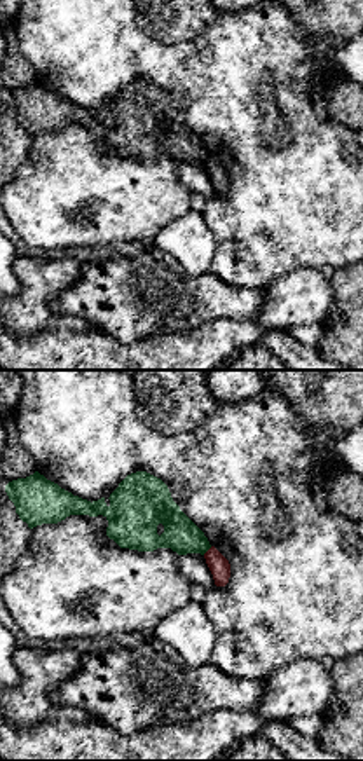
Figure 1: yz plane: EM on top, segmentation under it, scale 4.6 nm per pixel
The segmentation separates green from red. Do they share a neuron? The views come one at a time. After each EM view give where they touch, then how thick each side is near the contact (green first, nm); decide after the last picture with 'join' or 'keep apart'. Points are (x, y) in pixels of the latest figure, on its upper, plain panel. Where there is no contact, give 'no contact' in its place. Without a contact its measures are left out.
(206, 159) | 160/90 nm

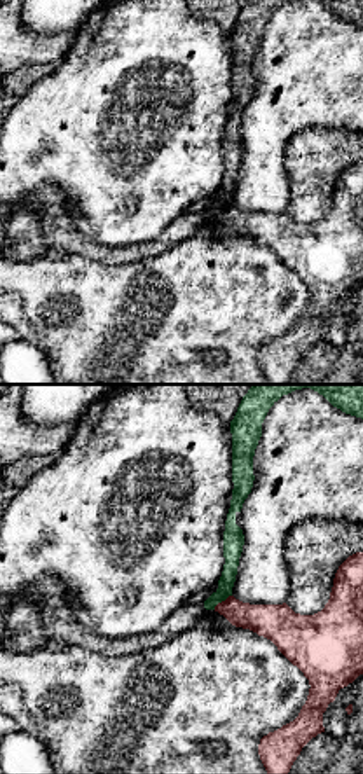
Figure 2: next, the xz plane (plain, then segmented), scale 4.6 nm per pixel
(222, 208) | 90/160 nm

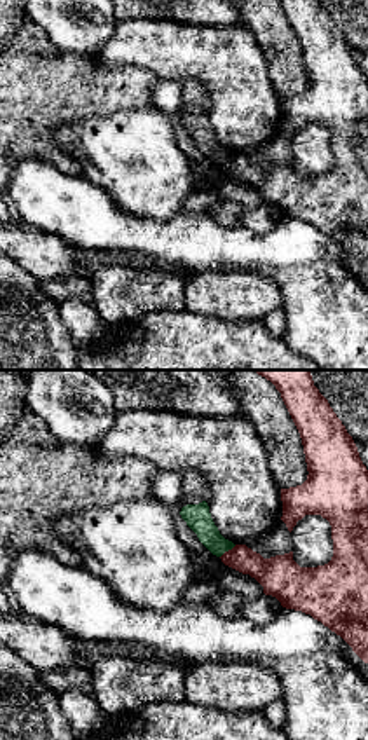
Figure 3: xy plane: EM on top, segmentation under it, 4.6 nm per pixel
(227, 159) | 120/160 nm

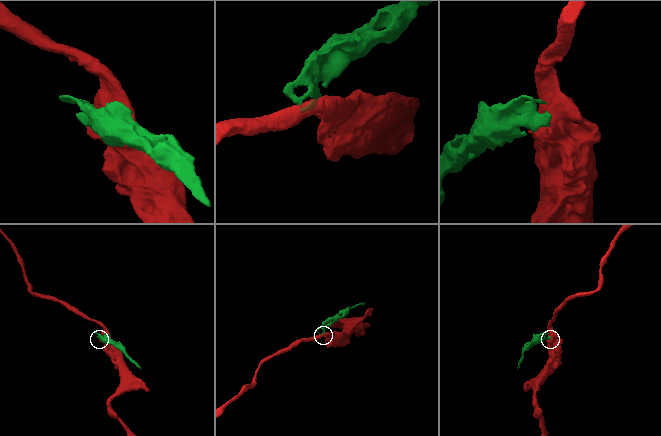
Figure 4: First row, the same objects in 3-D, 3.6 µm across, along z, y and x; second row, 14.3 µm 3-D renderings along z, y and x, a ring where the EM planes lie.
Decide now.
keep apart

